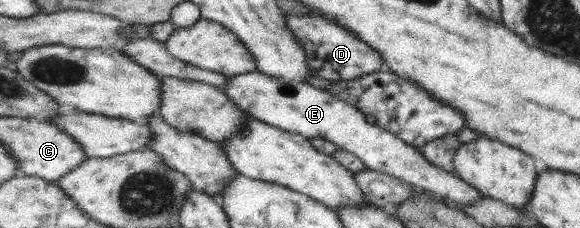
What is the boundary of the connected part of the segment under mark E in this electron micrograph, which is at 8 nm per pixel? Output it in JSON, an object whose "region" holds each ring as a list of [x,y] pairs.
{"region":[[[260,71],[230,77],[224,91],[240,108],[256,119],[309,139],[325,138],[337,144],[340,149],[359,156],[367,168],[391,174],[400,181],[437,194],[457,208],[474,204],[484,197],[477,188],[461,180],[457,174],[432,164],[420,148],[408,144],[396,133],[382,128],[376,122],[368,122],[365,113],[356,105],[340,100],[331,91],[308,83],[268,76]]]}

